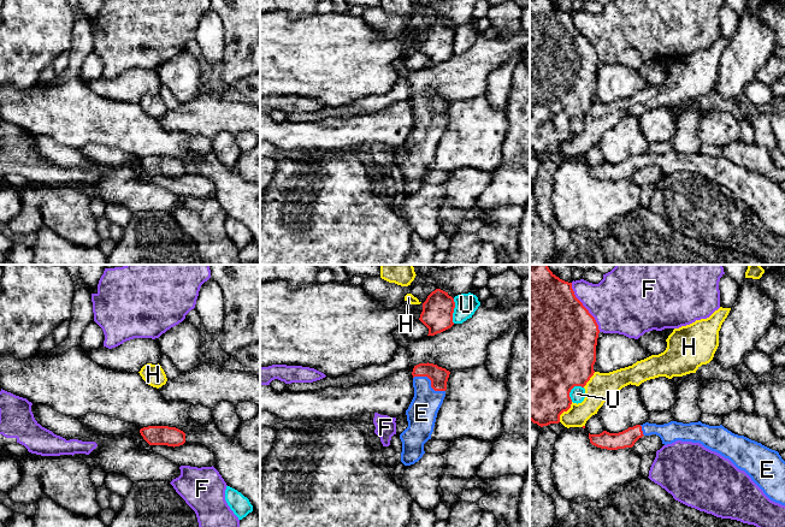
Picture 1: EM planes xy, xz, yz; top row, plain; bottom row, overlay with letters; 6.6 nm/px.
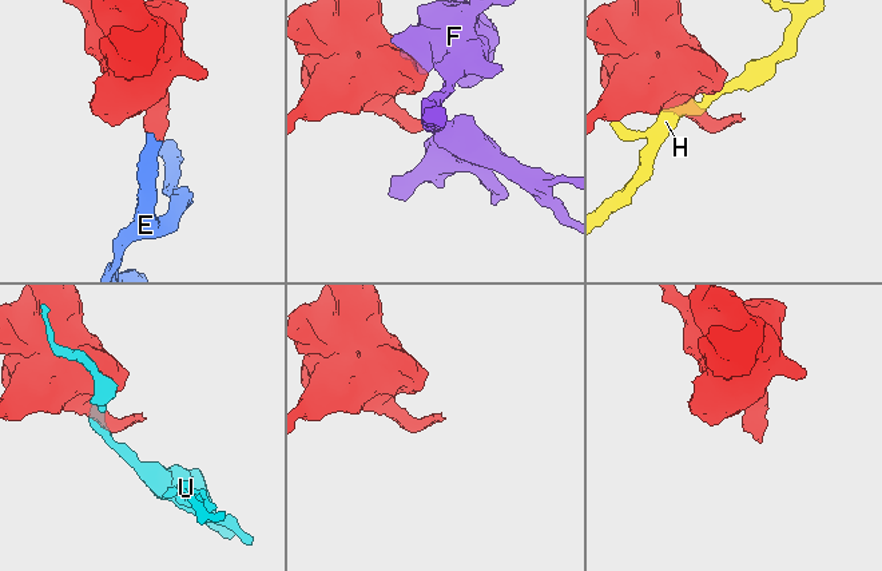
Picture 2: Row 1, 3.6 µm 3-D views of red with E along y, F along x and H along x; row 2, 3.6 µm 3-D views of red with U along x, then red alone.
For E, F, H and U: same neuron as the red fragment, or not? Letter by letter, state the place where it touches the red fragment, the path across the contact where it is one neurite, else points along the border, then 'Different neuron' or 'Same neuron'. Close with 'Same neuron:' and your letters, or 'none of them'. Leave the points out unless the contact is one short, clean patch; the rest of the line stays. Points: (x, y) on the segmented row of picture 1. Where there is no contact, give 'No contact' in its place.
E: Touches red at xz (431, 382). Path across: xz (438, 375), (431, 382), (429, 397), (421, 413). Same neuron
F: Touches red at yz (584, 307). Different neuron
H: Touches red at yz (564, 410). Different neuron
U: Touches red at xz (453, 311). Different neuron
Same neuron: E

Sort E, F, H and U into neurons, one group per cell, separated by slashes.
E / F / H / U

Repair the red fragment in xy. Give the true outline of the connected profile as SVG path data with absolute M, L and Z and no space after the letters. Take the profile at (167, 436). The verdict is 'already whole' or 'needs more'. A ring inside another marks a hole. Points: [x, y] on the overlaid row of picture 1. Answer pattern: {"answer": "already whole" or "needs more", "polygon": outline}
{"answer": "already whole", "polygon": "M148 426L140 430L149 445L179 446L185 443L185 433L176 427Z"}

